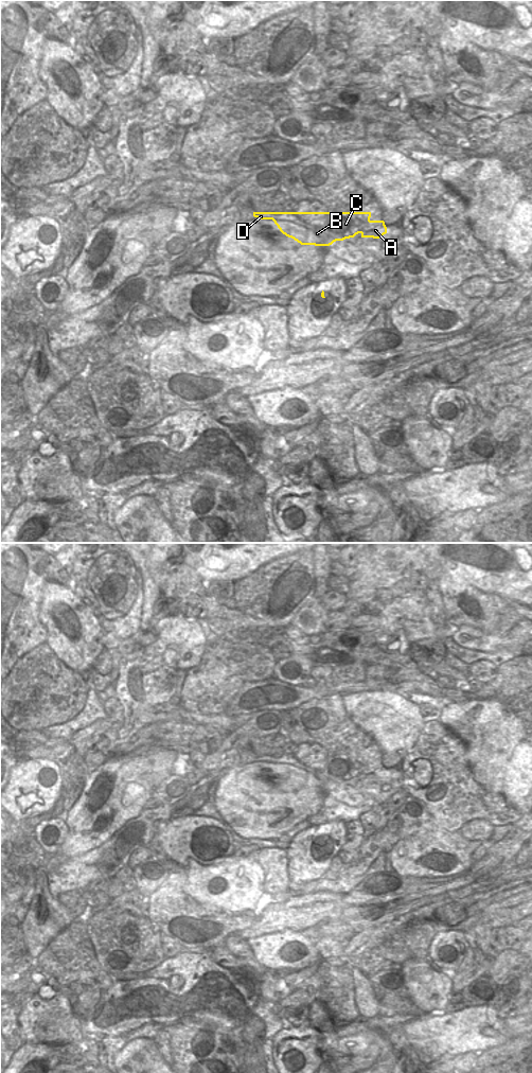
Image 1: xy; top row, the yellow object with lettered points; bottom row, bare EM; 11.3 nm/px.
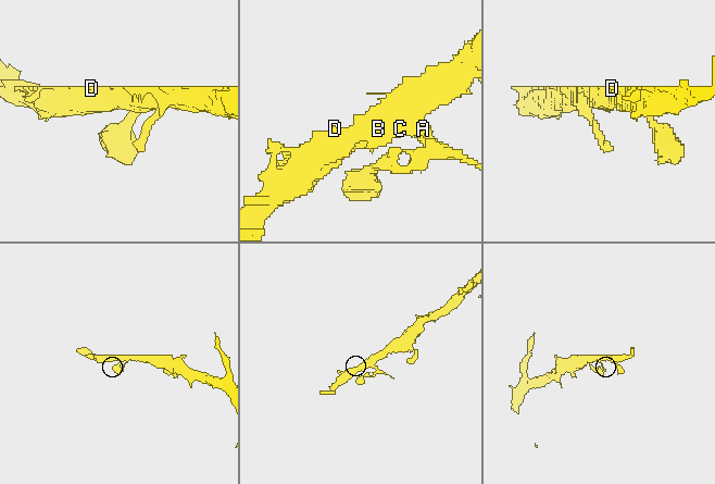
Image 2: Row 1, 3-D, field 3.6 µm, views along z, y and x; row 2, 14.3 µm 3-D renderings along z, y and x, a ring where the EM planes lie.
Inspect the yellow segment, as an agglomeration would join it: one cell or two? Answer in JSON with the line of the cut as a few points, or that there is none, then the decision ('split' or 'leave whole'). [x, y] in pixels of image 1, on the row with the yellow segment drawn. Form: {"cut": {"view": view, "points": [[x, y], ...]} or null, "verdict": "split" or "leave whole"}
{"cut": null, "verdict": "leave whole"}

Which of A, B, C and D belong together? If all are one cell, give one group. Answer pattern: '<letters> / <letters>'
A B C D

